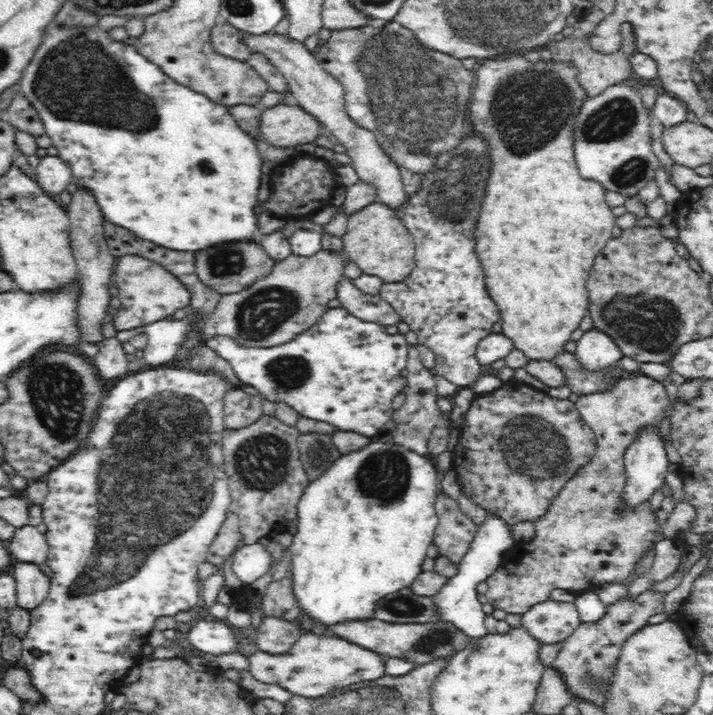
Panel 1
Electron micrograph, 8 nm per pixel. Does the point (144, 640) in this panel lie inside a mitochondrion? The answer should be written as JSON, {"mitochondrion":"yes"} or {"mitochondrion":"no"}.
{"mitochondrion":"no"}

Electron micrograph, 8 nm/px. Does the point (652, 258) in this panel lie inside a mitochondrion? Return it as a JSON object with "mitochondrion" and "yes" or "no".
{"mitochondrion":"no"}

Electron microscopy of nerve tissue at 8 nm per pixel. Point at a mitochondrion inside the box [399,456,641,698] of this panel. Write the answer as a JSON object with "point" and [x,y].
{"point":[433,639]}

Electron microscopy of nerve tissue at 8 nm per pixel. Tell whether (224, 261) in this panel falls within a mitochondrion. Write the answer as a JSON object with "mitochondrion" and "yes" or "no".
{"mitochondrion":"yes"}

